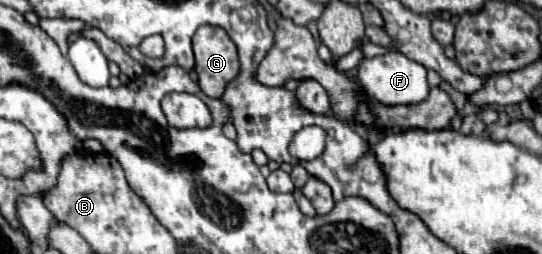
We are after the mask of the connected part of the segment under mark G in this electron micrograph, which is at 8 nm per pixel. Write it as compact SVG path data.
M202 25L192 37L192 47L200 89L208 97L222 97L226 85L240 69L234 41L220 27Z

